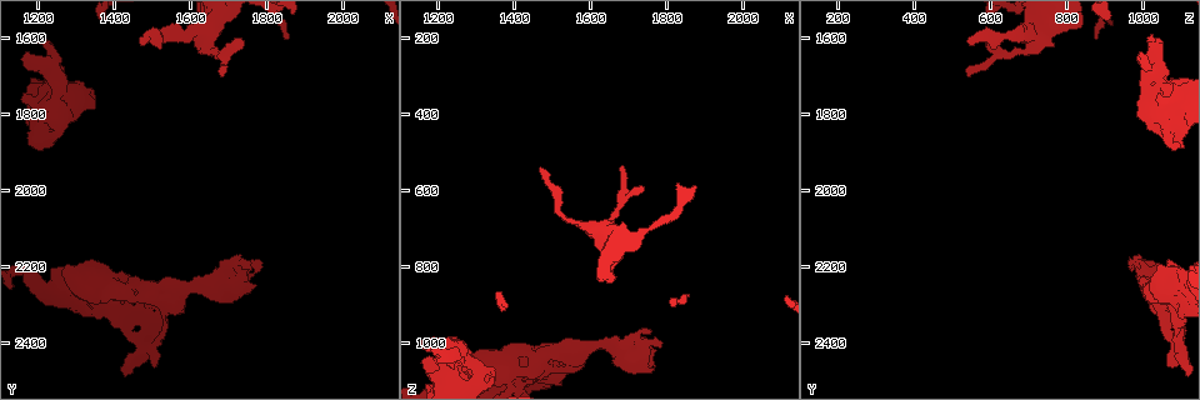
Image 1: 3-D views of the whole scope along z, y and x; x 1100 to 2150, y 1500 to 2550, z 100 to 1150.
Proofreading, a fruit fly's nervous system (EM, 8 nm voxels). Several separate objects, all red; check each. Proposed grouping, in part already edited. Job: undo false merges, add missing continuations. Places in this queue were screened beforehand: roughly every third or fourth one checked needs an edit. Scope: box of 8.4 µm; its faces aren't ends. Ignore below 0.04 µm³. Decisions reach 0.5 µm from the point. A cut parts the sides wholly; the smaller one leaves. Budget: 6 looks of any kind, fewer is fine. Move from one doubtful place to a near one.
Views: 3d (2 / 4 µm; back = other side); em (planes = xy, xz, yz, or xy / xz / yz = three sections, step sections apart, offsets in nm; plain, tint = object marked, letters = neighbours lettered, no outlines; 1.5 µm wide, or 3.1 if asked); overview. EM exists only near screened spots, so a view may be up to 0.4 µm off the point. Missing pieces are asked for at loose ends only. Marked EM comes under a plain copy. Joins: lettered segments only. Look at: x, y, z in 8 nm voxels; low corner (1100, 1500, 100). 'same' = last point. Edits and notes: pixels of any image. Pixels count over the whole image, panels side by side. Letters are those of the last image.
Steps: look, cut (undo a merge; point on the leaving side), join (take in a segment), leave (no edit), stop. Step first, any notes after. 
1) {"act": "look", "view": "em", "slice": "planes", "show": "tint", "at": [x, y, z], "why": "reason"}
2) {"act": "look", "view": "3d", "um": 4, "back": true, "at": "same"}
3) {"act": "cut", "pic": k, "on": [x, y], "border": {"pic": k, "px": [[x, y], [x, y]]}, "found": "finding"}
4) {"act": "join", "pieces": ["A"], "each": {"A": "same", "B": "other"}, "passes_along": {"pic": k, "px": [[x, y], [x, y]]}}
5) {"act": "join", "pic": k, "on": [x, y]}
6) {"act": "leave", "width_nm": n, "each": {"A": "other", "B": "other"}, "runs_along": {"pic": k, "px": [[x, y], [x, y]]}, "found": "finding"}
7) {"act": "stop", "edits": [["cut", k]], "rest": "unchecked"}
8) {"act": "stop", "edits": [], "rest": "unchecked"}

{"act": "look", "view": "3d", "um": 4, "at": [1650, 1585, 710], "why": "sharp bend"}

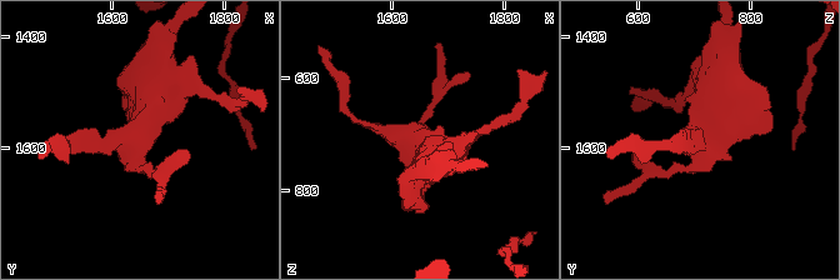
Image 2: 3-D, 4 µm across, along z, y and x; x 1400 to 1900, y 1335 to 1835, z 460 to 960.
{"act": "look", "view": "em", "slice": "yz", "step": 8, "show": "tint", "at": [1650, 1580, 710]}

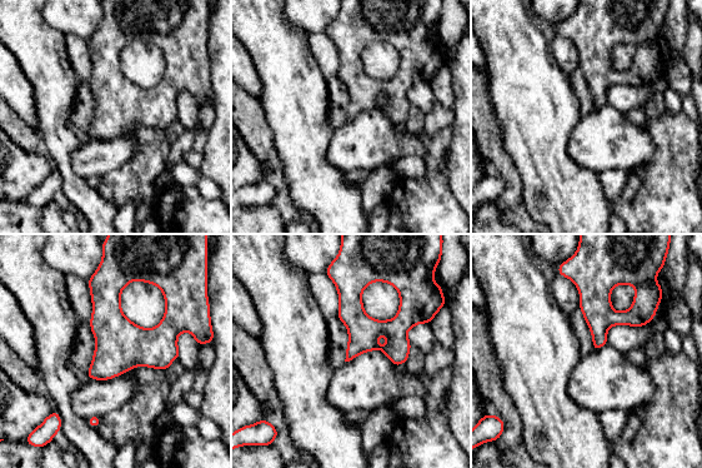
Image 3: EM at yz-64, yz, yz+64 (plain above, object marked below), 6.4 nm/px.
{"act": "look", "view": "em", "slice": "planes", "show": "letters", "at": "same"}

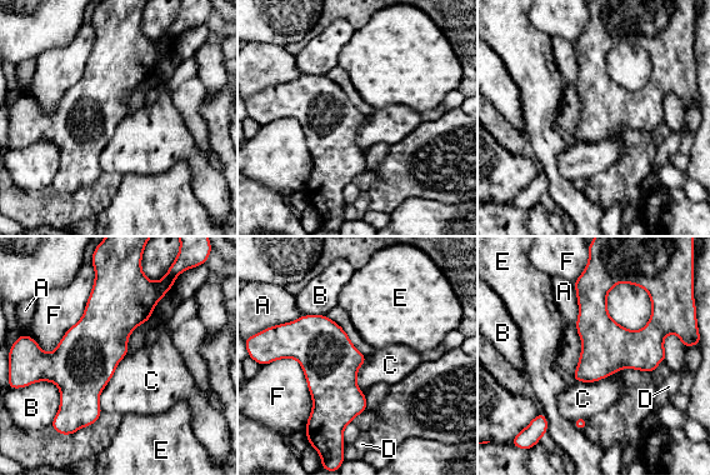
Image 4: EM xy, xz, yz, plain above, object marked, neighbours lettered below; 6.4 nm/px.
{"act": "leave", "each": {"A": "other", "B": "other", "C": "other", "D": "other", "E": "other", "F": "other"}, "border": {"pic": 4, "px": [[95, 270], [83, 315], [43, 351]]}, "found": "continuous, no second neuron"}

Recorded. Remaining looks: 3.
{"act": "look", "view": "3d", "um": 2, "at": [1470, 1615, 535]}

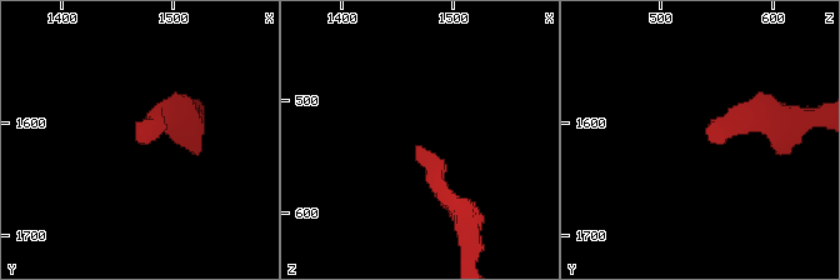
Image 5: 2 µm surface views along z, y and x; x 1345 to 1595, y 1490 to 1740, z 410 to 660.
{"act": "look", "view": "em", "slice": "planes", "show": "letters", "at": [1468, 1612, 542], "why": "need the tissue"}

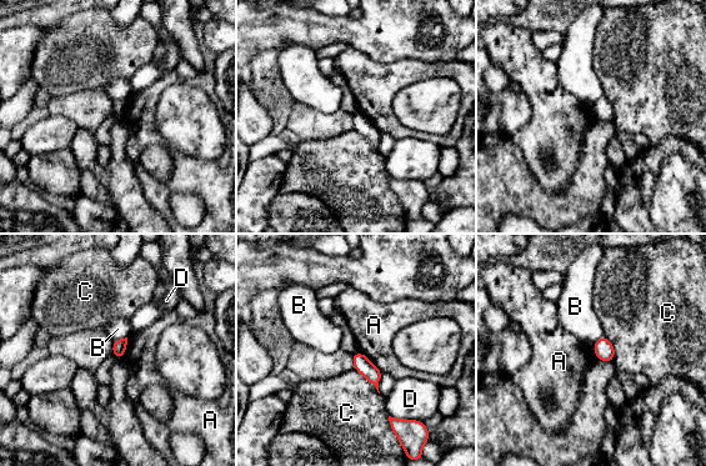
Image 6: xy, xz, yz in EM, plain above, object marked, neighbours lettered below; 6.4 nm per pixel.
{"act": "leave", "longest_contact_nm": ["C", 220], "each": {"A": "other", "B": "other", "C": "other", "D": "other"}, "border": {"pic": 6, "px": [[359, 351], [382, 372]]}, "found": "no lettered segment goes on from it"}

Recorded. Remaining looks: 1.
{"act": "look", "view": "em", "slice": "planes", "show": "letters", "at": [1335, 1775, 1070], "why": "touches itself"}

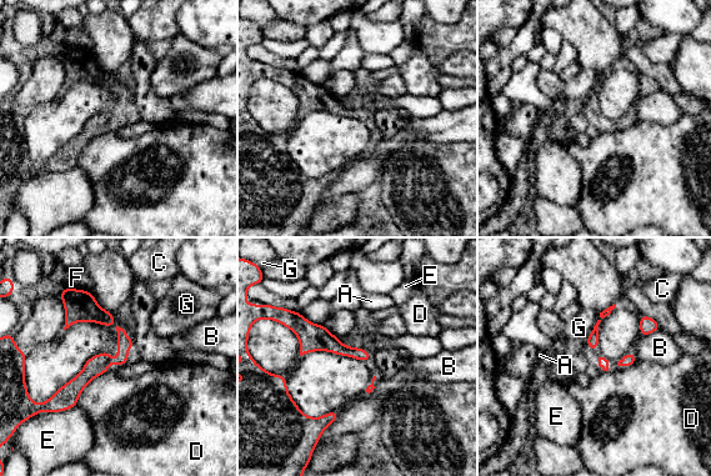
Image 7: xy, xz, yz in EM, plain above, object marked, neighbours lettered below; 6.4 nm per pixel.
{"act": "leave", "each": {"A": "other", "B": "other", "C": "other", "D": "other", "E": "other", "F": "other", "G": "other"}, "found": "all the same neuron"}

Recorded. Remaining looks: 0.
{"act": "stop", "edits": [], "rest": "unchecked"}

